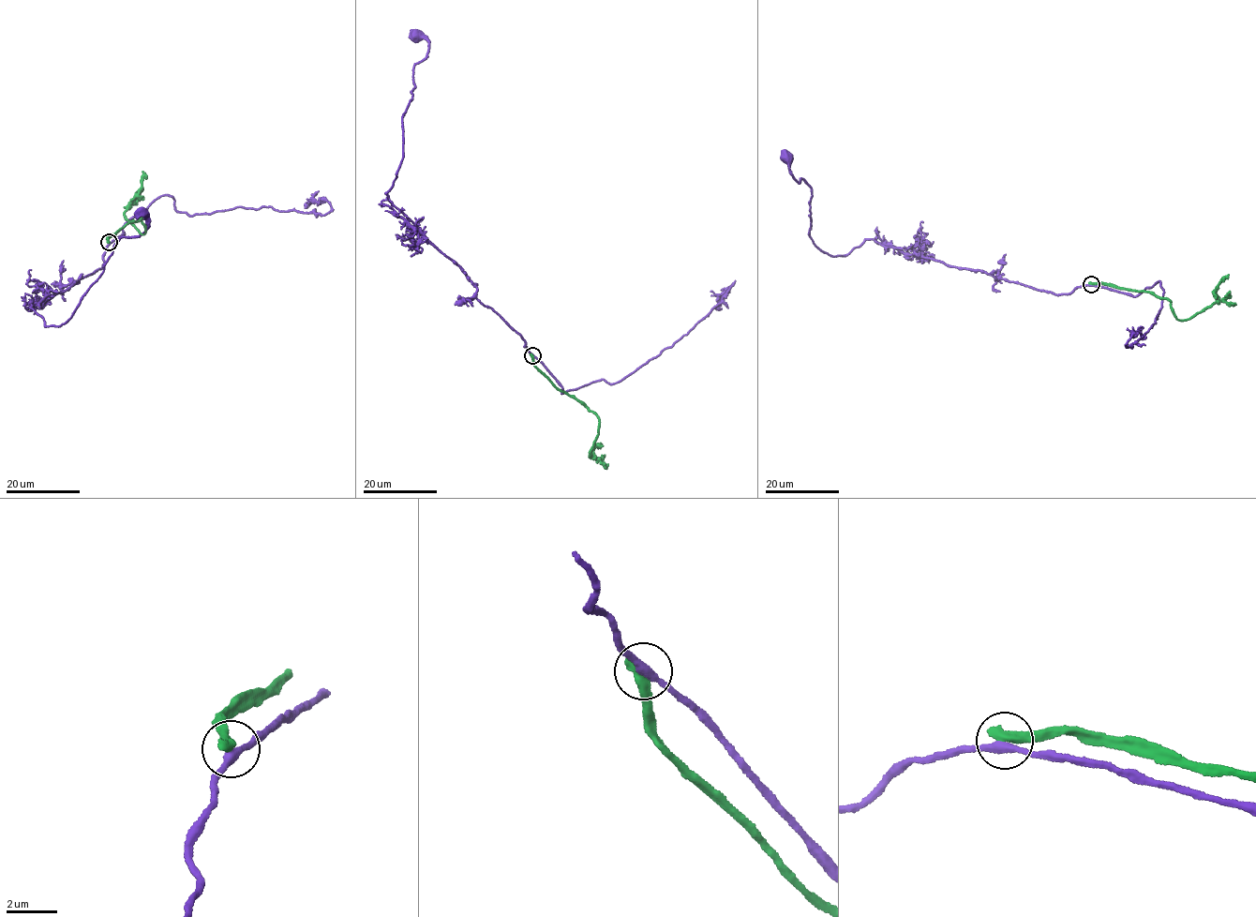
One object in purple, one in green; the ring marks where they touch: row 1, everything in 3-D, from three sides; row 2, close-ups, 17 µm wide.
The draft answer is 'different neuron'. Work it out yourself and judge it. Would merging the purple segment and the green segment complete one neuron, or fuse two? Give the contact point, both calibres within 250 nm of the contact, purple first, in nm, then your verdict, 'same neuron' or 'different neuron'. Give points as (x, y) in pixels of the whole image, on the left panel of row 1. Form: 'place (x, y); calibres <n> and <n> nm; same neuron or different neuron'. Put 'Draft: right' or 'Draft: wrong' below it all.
place (109, 242); calibres 300 and 500 nm; different neuron
Draft: right

